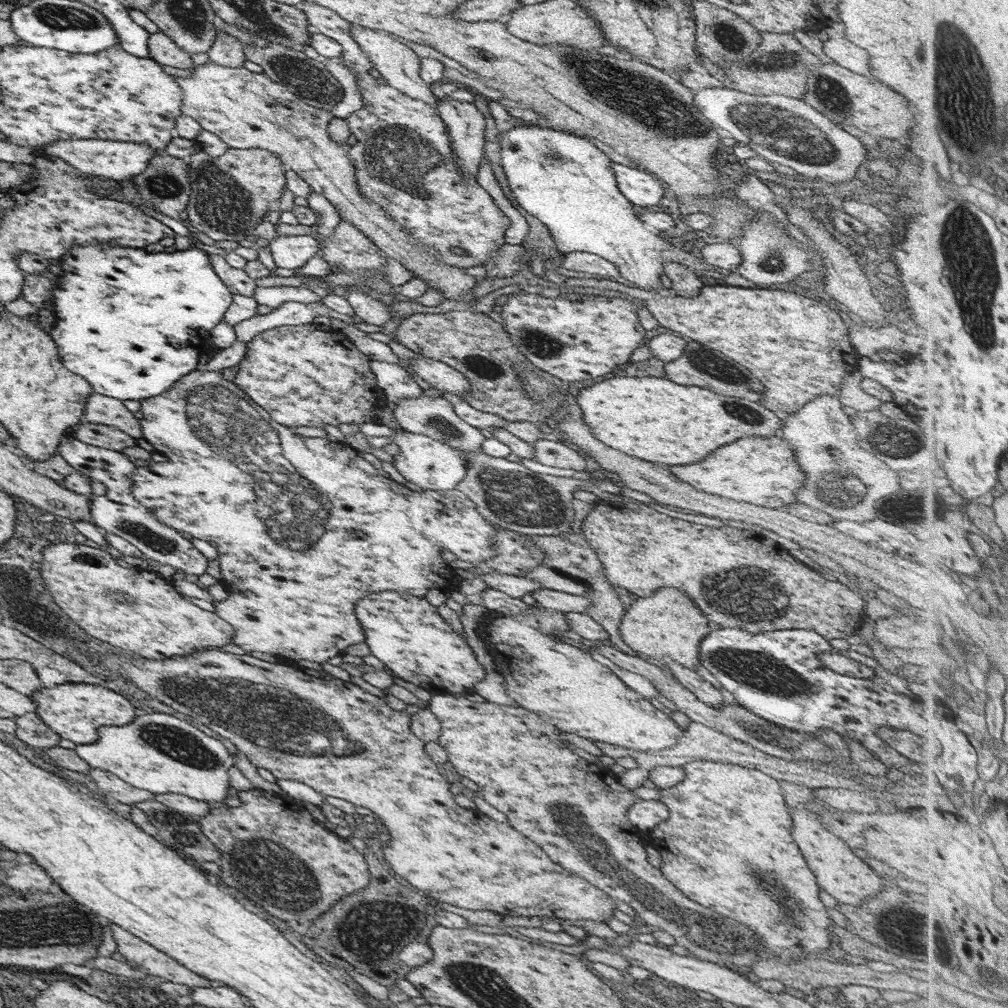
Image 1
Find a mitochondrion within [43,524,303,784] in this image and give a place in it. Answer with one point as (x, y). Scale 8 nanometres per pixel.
(183, 747)

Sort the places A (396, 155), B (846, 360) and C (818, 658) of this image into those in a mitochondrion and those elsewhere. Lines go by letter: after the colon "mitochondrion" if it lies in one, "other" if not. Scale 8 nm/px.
A: mitochondrion
B: other
C: other

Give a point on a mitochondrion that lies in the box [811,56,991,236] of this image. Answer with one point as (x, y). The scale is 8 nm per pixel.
(957, 87)

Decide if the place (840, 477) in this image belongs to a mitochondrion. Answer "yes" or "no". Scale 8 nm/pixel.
yes

